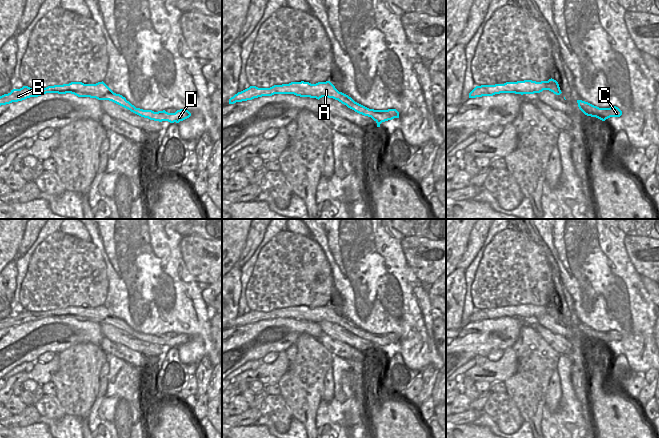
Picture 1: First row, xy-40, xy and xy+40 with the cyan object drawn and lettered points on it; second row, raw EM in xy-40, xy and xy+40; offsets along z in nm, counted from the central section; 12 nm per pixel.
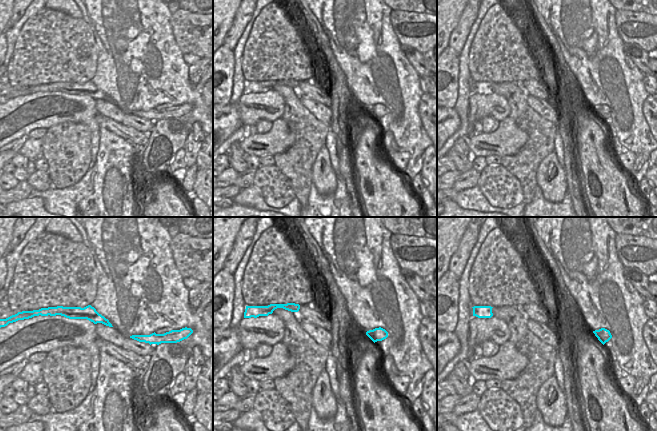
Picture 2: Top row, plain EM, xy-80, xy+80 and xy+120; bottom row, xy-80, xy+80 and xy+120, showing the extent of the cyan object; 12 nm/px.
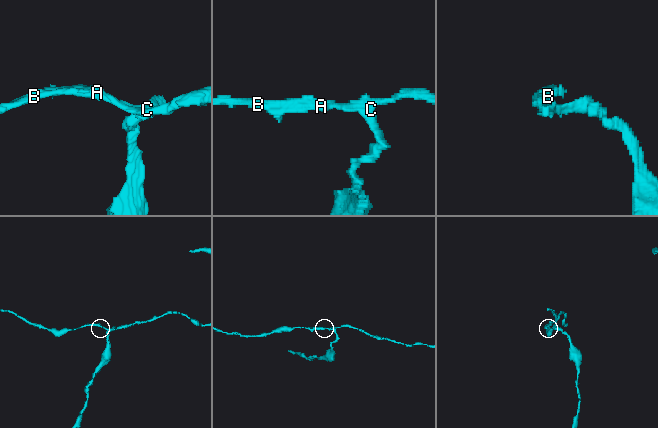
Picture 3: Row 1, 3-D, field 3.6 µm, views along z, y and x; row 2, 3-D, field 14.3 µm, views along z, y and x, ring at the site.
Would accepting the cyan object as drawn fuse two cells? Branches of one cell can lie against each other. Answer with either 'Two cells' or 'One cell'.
Two cells.

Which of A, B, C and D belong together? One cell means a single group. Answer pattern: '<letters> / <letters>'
A B D / C

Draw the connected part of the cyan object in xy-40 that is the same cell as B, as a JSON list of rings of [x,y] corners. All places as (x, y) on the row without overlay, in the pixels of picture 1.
[[[103,305],[96,308],[84,308],[82,306],[71,306],[69,308],[48,310],[46,312],[30,312],[23,310],[20,313],[13,313],[10,317],[0,320],[0,330],[18,326],[30,321],[38,321],[46,317],[66,318],[71,317],[78,321],[90,321],[98,324],[112,325],[131,336],[154,345],[168,345],[179,347],[191,340],[188,334],[177,334],[175,337],[166,335],[154,336],[136,332],[120,318],[114,317]]]

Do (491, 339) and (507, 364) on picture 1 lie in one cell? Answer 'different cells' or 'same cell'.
different cells

